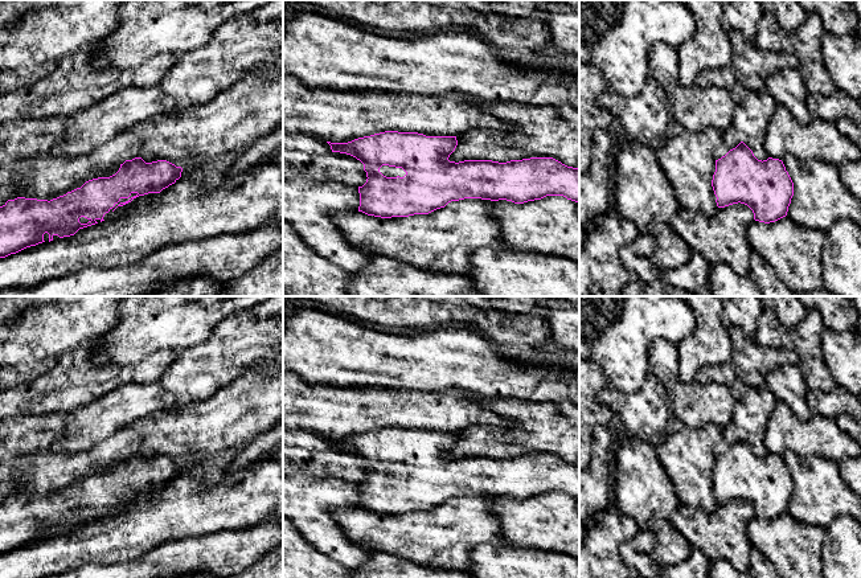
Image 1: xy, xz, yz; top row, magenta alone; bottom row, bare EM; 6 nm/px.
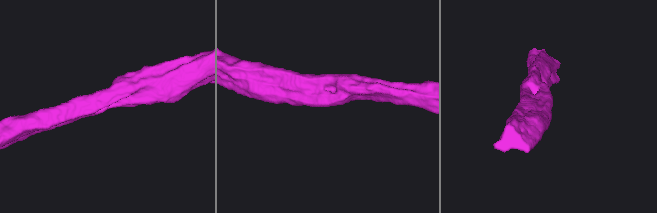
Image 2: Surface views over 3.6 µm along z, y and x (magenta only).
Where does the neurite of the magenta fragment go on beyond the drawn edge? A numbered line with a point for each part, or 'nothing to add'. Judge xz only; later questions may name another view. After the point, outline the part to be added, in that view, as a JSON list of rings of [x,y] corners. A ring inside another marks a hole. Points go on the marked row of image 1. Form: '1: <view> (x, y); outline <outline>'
1: xz (386, 171); outline [[[382,165],[380,168],[380,172],[386,176],[386,177],[403,177],[406,172],[402,168],[395,168],[395,167],[389,167],[389,165]]]

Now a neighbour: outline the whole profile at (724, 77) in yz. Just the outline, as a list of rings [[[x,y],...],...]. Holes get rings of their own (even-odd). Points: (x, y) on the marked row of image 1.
[[[731,66],[714,70],[705,70],[696,78],[696,85],[700,87],[719,87],[730,91],[737,83]]]

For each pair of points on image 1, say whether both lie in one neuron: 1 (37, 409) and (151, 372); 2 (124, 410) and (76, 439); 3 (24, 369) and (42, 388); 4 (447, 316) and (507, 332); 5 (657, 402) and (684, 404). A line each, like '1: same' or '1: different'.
1: same
2: same
3: different
4: same
5: different

